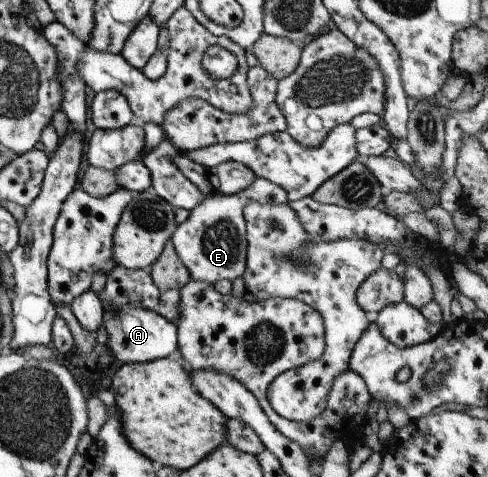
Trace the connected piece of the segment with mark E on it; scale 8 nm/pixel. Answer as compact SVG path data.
M256 178L245 190L235 194L214 194L204 198L171 235L177 256L187 267L191 279L215 284L220 280L234 281L242 277L247 266L247 223L243 209L250 202L261 205L285 203L287 193L264 178Z

